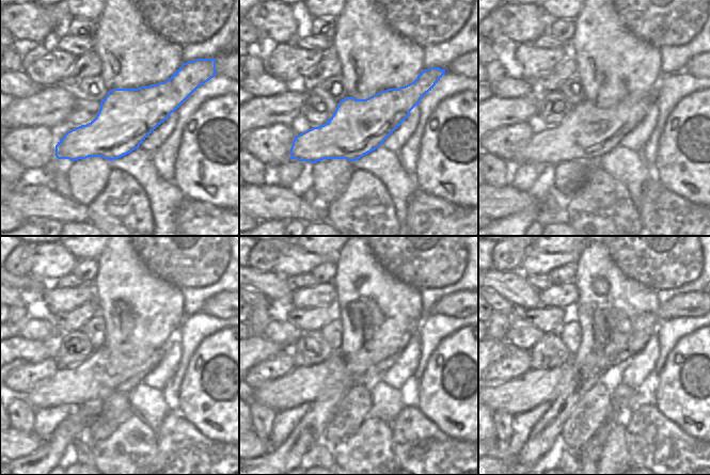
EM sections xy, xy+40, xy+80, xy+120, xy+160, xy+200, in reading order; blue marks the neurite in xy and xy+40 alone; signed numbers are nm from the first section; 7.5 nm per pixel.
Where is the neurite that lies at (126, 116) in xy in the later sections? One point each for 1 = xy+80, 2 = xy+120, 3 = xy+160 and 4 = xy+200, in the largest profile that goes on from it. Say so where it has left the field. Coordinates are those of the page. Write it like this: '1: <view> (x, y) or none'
1: xy+80 (588, 132)
2: xy+120 (106, 373)
3: xy+160 (303, 385)
4: xy+200 (538, 385)

